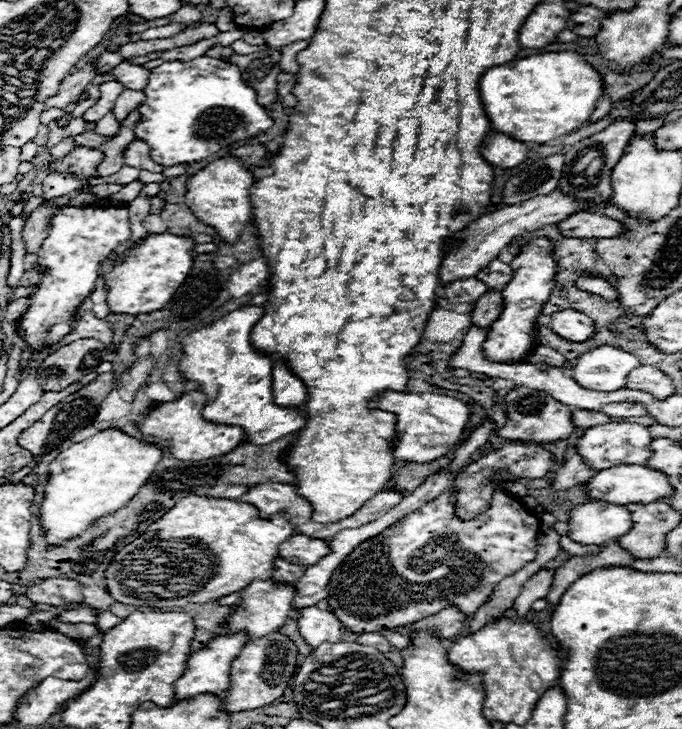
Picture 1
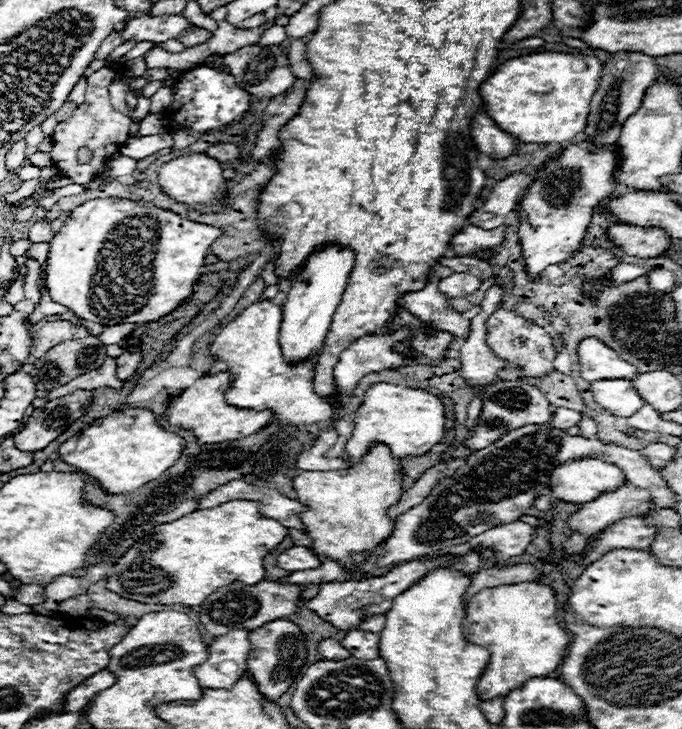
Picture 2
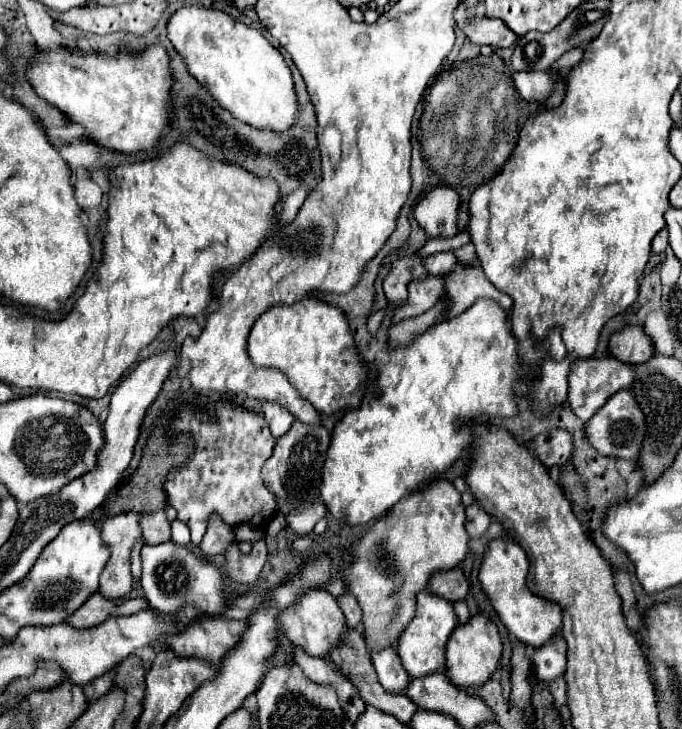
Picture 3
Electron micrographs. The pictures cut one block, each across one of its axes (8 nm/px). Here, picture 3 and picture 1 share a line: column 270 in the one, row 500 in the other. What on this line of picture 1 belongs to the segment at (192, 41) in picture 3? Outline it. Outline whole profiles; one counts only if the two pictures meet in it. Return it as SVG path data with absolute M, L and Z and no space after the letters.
M108 428L88 440L62 450L48 470L48 486L40 506L42 524L50 544L82 534L92 520L126 506L162 460L164 448L140 442L118 428Z

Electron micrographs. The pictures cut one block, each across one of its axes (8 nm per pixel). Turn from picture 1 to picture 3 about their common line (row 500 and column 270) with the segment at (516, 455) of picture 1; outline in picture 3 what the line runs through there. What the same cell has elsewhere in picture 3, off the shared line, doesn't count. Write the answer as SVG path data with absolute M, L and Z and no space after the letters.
M296 420L292 428L282 438L276 440L274 452L262 468L262 480L266 488L276 496L278 510L286 514L290 524L288 528L300 536L310 534L314 524L326 516L326 506L318 502L318 486L328 444L330 444L330 432L322 422L304 424Z

